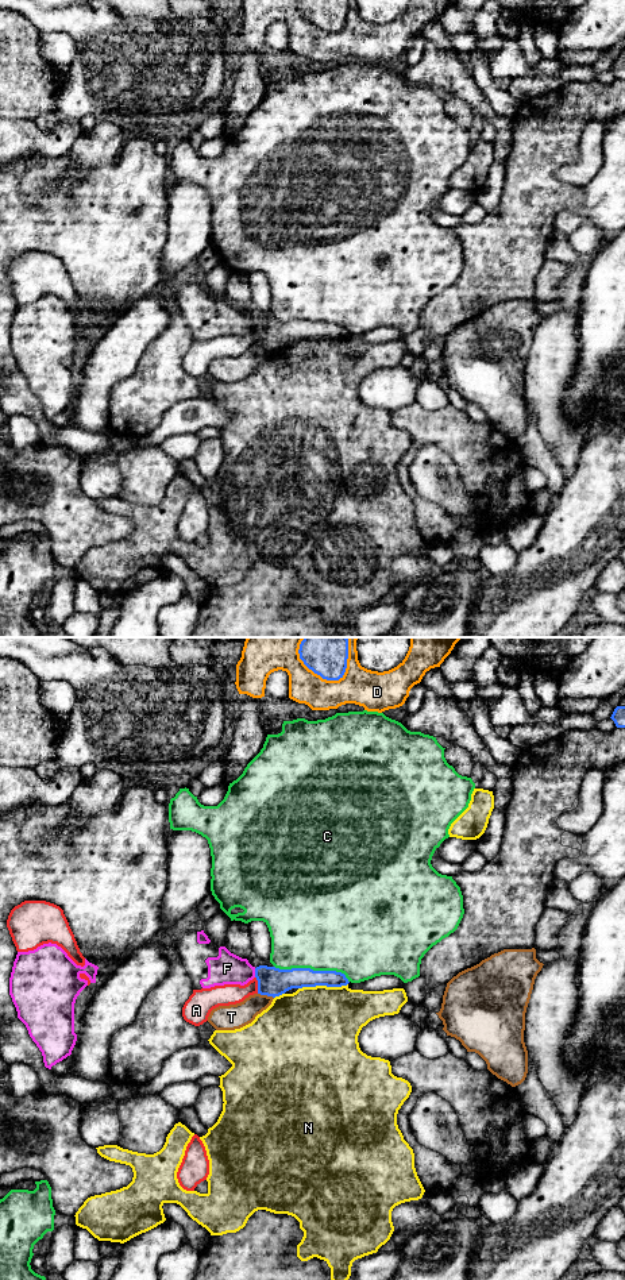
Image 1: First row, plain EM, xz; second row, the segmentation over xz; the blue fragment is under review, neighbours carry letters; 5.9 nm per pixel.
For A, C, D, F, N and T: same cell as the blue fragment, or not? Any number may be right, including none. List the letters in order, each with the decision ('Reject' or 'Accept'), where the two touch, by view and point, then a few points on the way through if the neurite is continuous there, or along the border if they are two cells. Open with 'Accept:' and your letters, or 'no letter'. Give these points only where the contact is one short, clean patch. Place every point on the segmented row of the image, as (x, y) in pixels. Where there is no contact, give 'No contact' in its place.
Accept: no letter
A: Reject. Touches blue at xz (258, 984). Boundary: xz (255, 976), (258, 993)
C: Reject. Touches blue at xz (312, 970)
D: Reject. Touches blue at xz (311, 669)
F: Reject. Touches blue at xz (255, 972)
N: Reject. Touches blue at xz (323, 984)
T: Reject. Touches blue at xz (266, 994)

